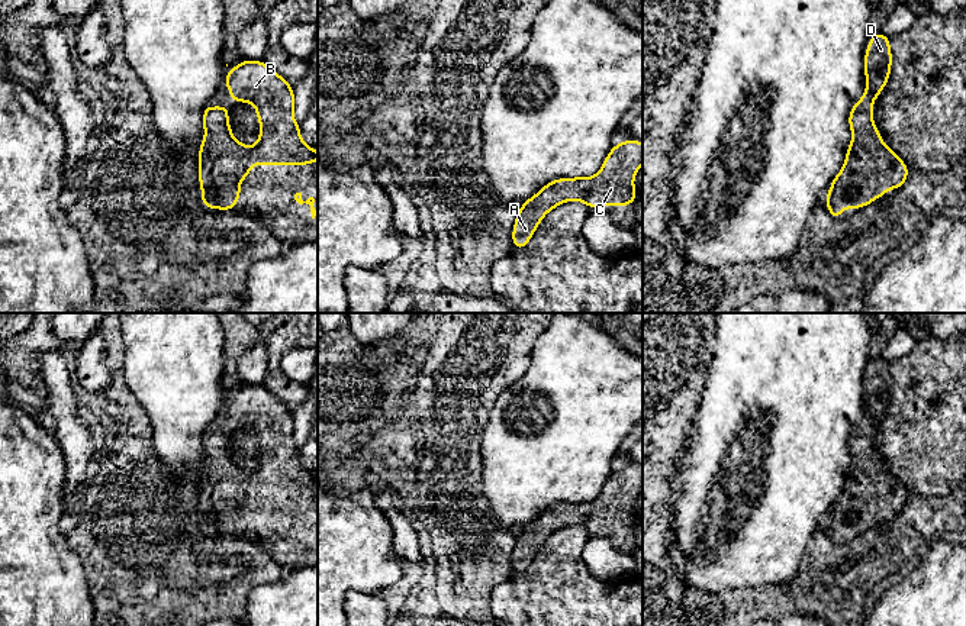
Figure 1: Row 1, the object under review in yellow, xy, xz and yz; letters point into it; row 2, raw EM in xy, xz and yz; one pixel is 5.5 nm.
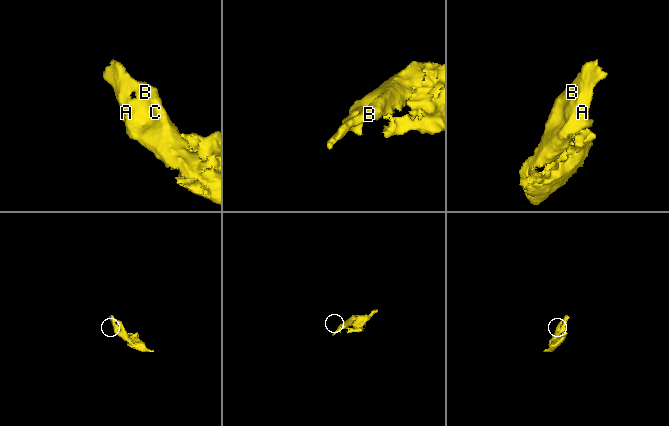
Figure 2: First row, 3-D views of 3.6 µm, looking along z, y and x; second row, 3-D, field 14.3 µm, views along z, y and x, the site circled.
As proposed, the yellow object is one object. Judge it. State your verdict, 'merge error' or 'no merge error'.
no merge error

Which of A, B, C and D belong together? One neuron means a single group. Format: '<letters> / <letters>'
A B C D

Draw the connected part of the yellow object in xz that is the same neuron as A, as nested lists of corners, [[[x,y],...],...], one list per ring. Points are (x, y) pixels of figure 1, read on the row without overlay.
[[[629,462],[614,470],[595,500],[548,506],[516,536],[512,554],[515,574],[525,572],[544,541],[567,526],[582,526],[586,532],[632,530],[638,519],[634,504],[641,490],[643,468]]]

